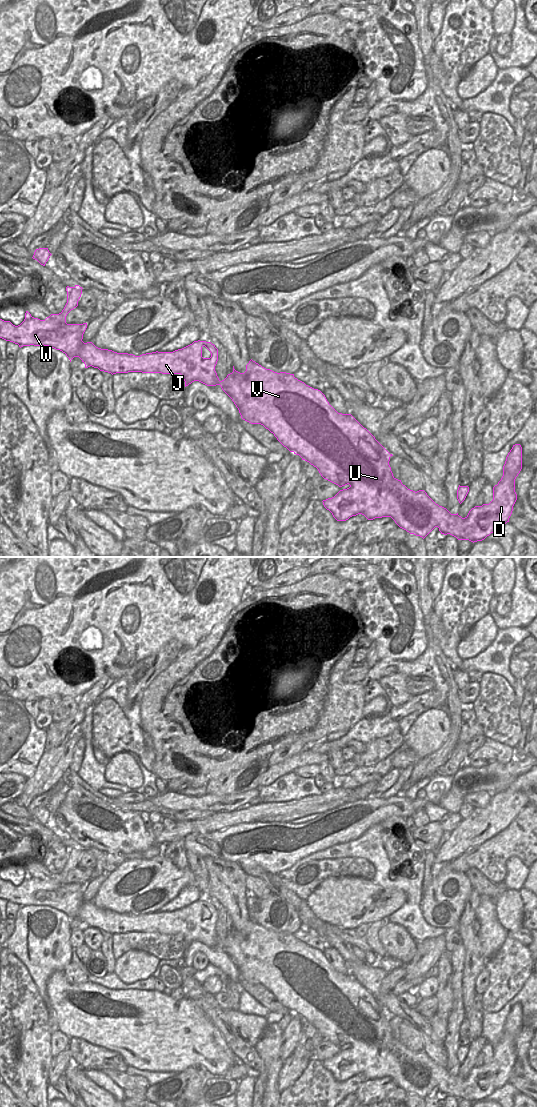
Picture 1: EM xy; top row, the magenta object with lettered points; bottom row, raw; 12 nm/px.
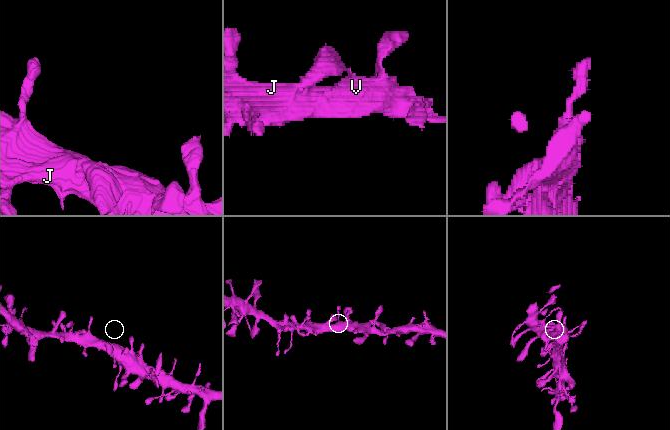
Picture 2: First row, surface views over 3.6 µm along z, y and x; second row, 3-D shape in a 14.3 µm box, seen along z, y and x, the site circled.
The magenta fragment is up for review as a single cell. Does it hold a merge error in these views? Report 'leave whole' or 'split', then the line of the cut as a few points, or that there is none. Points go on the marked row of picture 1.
leave whole; no cut

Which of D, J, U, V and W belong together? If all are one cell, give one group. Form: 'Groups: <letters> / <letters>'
Groups: D J U V W

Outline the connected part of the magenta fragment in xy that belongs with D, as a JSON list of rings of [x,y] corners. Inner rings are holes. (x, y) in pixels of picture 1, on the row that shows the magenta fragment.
[[[79,285],[67,286],[67,303],[64,309],[59,314],[51,314],[45,320],[32,317],[28,311],[24,321],[18,326],[0,319],[0,338],[18,344],[20,348],[30,345],[49,346],[65,353],[70,362],[74,357],[79,357],[85,368],[92,366],[112,375],[128,372],[181,374],[185,387],[194,381],[207,386],[220,385],[238,408],[243,420],[263,425],[290,452],[316,467],[324,479],[339,487],[350,485],[334,497],[322,501],[337,521],[346,521],[358,514],[364,515],[368,520],[391,517],[400,528],[423,539],[438,527],[441,534],[450,534],[458,540],[469,540],[473,543],[484,540],[509,522],[517,500],[515,479],[522,469],[520,444],[513,445],[506,457],[503,476],[493,487],[493,500],[489,504],[475,506],[462,518],[458,513],[451,514],[446,508],[436,504],[424,490],[415,492],[403,485],[391,471],[389,461],[393,455],[351,414],[338,413],[320,390],[306,385],[295,378],[294,374],[274,372],[251,359],[244,373],[236,371],[233,366],[233,372],[220,381],[215,371],[218,349],[211,342],[200,340],[173,352],[156,351],[140,356],[101,349],[92,342],[84,343],[82,339],[87,323],[66,323],[67,314],[78,306],[82,289]],[[203,346],[210,351],[210,358],[202,357]]]

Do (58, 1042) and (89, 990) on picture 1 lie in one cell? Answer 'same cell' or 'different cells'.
different cells

